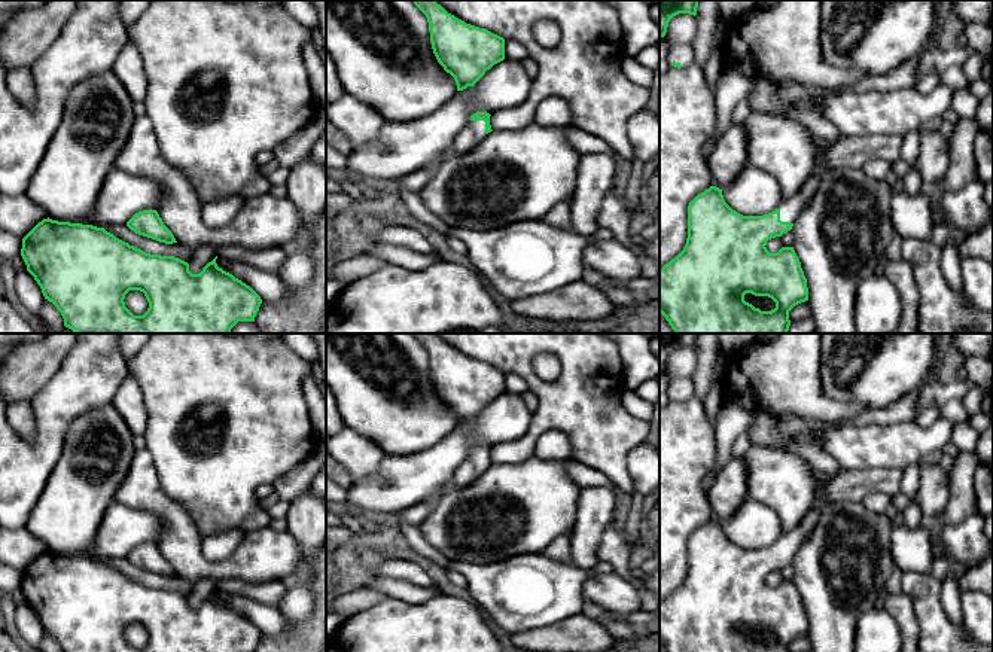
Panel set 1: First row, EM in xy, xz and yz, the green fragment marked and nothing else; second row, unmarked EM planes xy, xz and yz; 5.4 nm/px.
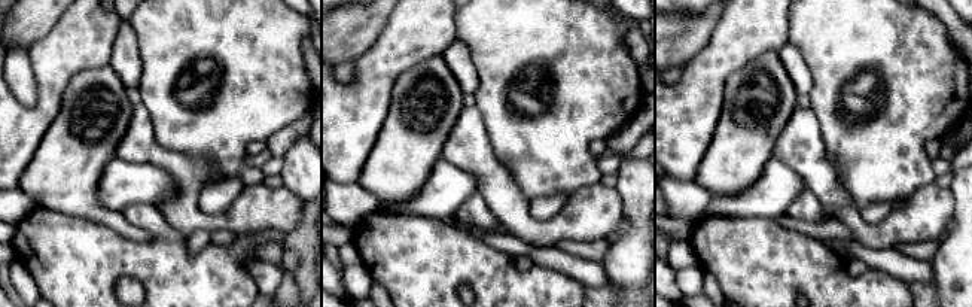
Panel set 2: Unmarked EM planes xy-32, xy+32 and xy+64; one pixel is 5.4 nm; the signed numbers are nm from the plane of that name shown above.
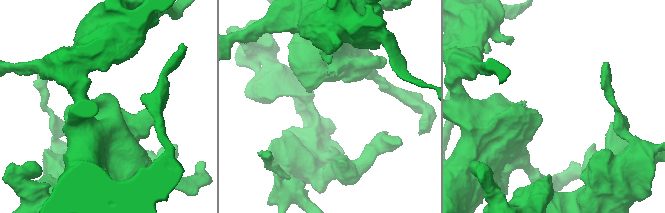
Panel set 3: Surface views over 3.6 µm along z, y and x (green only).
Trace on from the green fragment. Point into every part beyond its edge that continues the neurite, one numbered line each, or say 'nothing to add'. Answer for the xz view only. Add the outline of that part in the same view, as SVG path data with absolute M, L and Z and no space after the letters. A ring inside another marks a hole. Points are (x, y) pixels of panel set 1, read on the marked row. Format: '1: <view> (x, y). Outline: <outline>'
1: xz (469, 137). Outline: M469 121L467 125L456 137L451 153L457 155L467 153L472 149L475 149L485 137L487 137L485 122Z

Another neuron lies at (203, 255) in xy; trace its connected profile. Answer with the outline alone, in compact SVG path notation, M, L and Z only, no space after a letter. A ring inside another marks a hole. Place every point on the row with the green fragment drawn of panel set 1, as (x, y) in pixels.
M201 246L194 250L192 261L189 262L189 271L199 274L202 268L216 258L216 250L210 246Z

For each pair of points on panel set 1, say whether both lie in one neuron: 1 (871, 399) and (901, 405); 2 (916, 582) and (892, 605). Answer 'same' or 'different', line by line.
1: different
2: different

